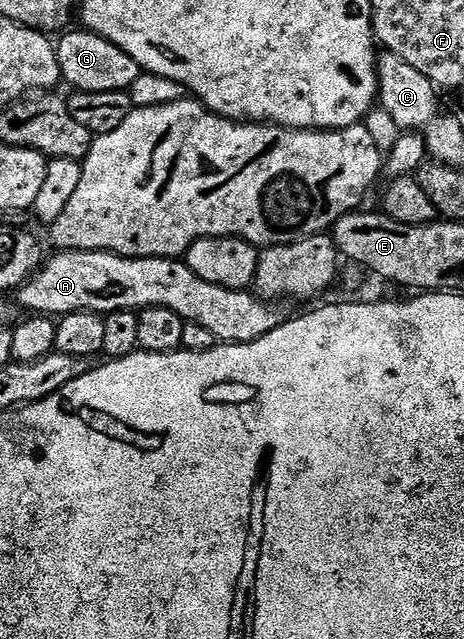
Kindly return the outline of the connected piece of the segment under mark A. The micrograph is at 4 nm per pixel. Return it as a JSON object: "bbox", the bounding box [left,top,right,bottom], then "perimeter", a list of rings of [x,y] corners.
{"bbox":[17,251,289,343],"perimeter":[[[59,251],[52,259],[50,256],[43,266],[18,288],[18,295],[17,303],[20,308],[25,307],[29,313],[48,317],[72,315],[74,311],[106,313],[138,312],[144,307],[173,309],[173,313],[177,313],[184,321],[205,325],[205,329],[210,329],[219,343],[252,343],[265,337],[265,333],[273,333],[273,329],[286,323],[289,318],[289,312],[283,308],[286,306],[282,302],[260,299],[250,290],[234,291],[221,285],[209,285],[209,281],[201,281],[201,277],[197,277],[197,273],[193,273],[193,269],[189,269],[186,262],[179,259],[128,259],[125,255],[115,255],[111,251]]]}

